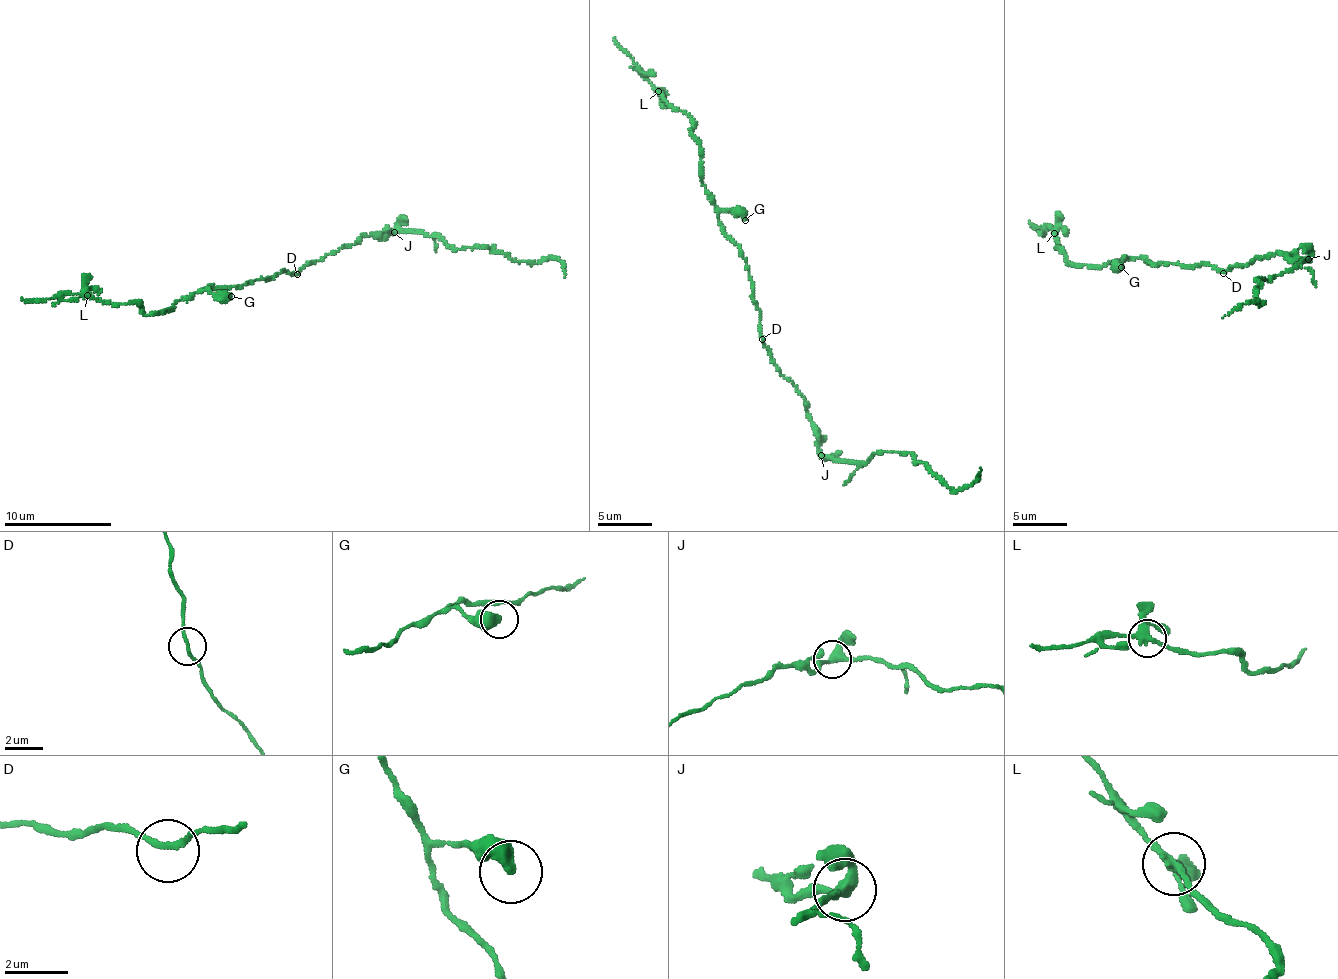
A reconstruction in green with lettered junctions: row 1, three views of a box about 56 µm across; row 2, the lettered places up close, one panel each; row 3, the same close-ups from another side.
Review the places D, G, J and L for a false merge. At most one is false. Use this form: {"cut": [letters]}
{"cut": []}

